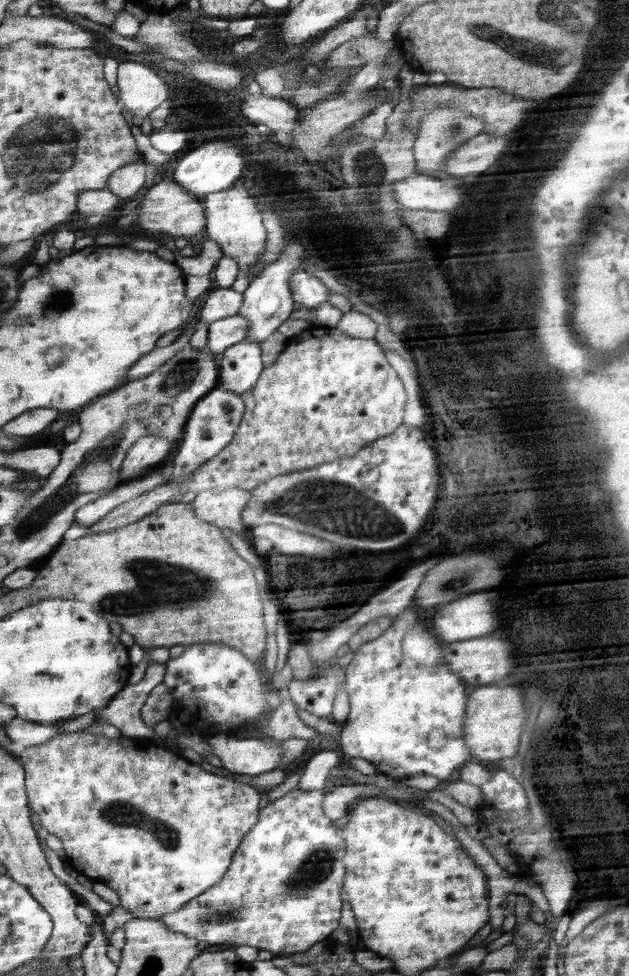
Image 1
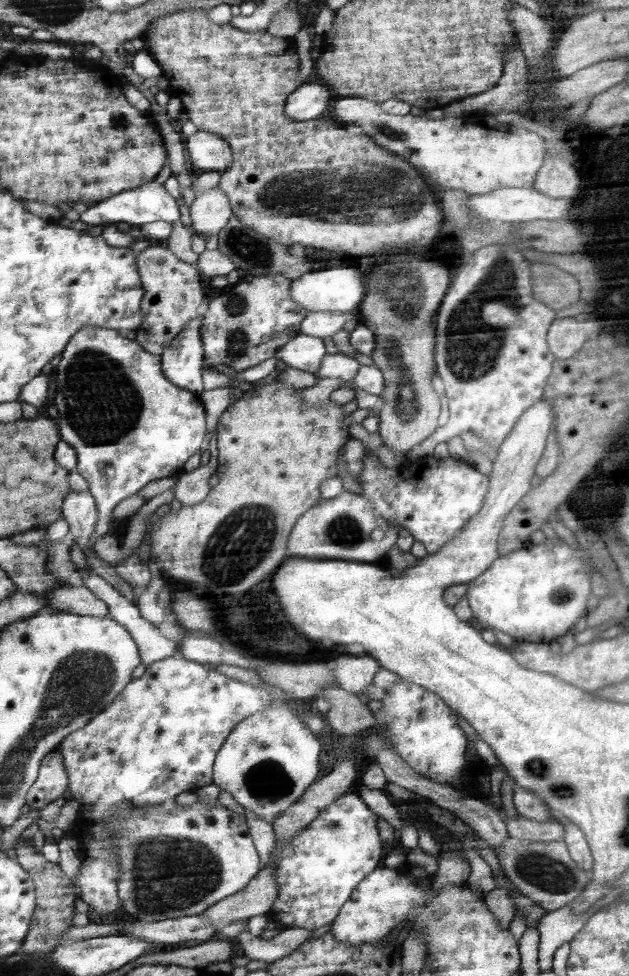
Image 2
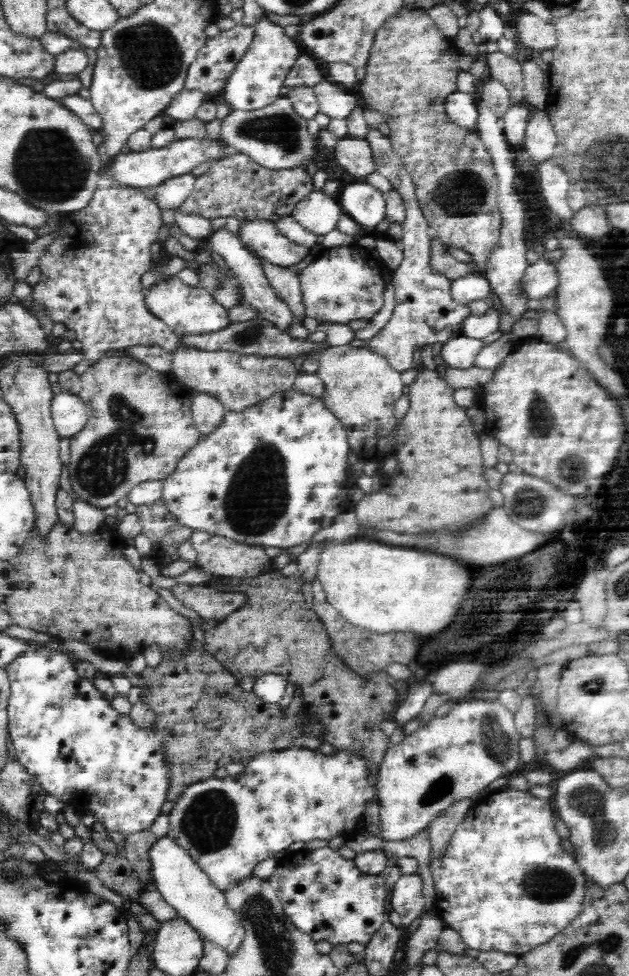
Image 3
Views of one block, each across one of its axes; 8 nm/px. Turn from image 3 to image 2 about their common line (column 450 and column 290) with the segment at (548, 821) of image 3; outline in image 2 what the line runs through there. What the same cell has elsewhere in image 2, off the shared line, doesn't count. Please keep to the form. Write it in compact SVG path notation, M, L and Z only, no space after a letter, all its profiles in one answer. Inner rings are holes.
M345 793L325 806L290 841L278 847L274 838L270 858L274 858L272 879L276 881L277 895L265 913L269 919L281 922L287 929L311 931L332 923L356 884L381 862L383 846L379 836L359 834L359 818L361 832L375 832L371 811L357 794Z

